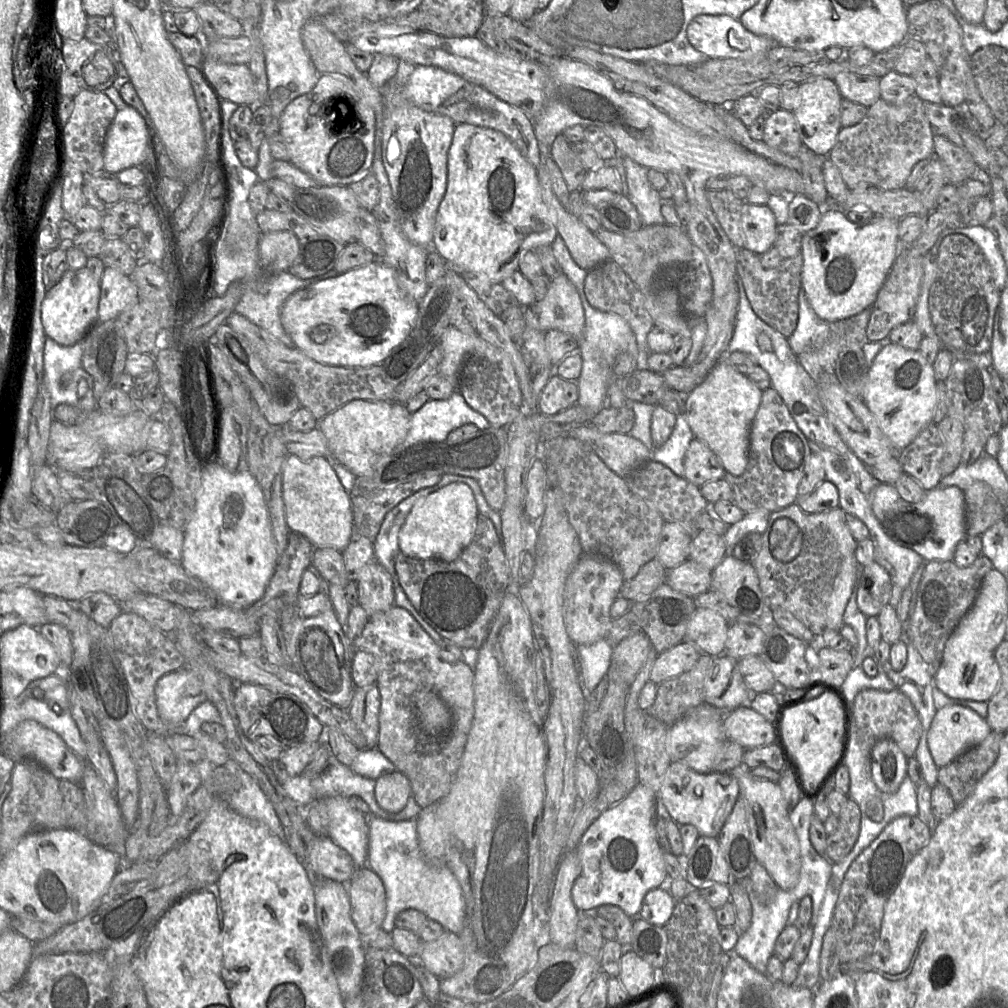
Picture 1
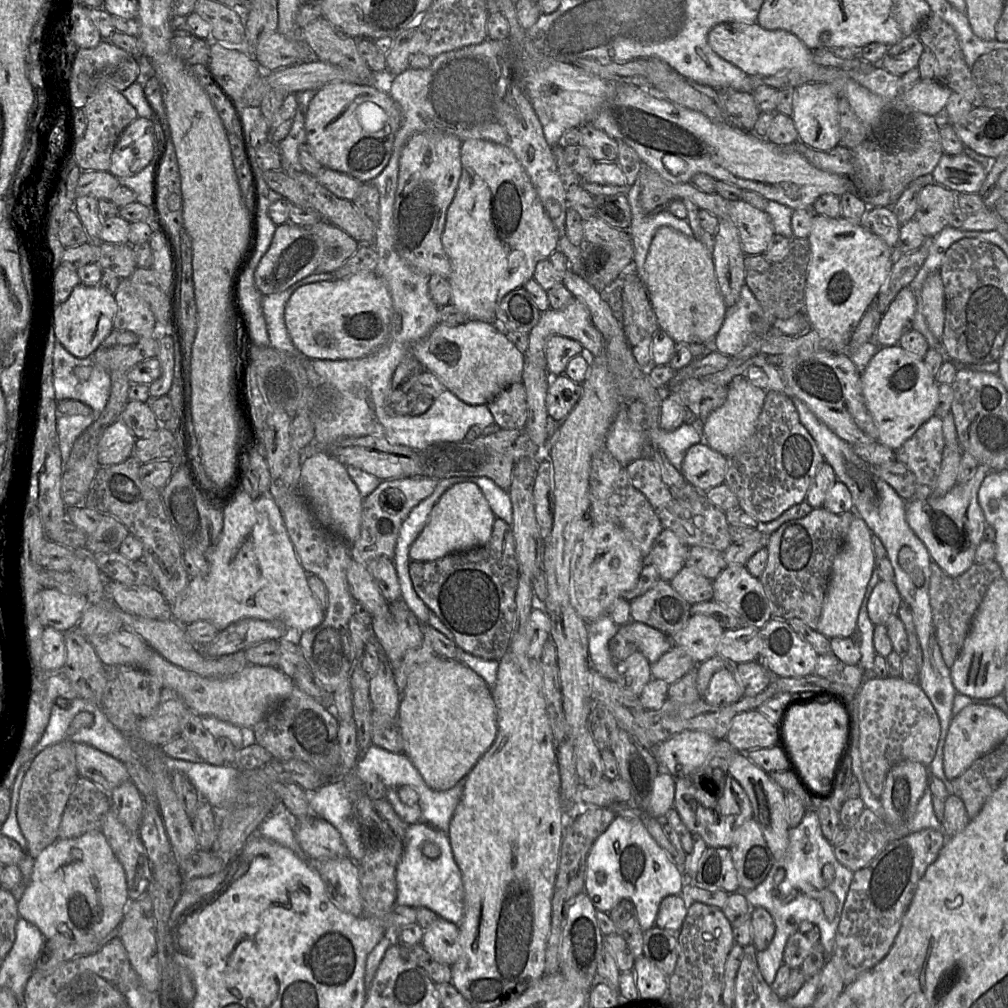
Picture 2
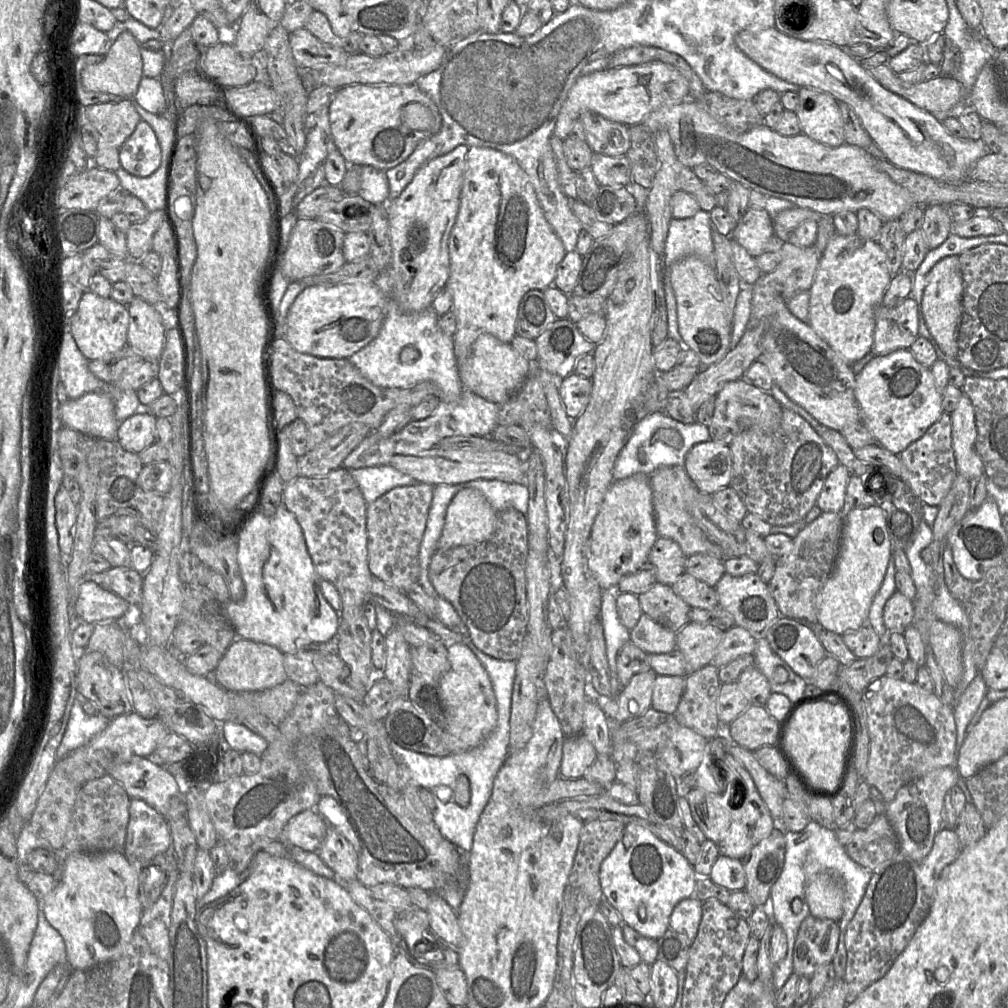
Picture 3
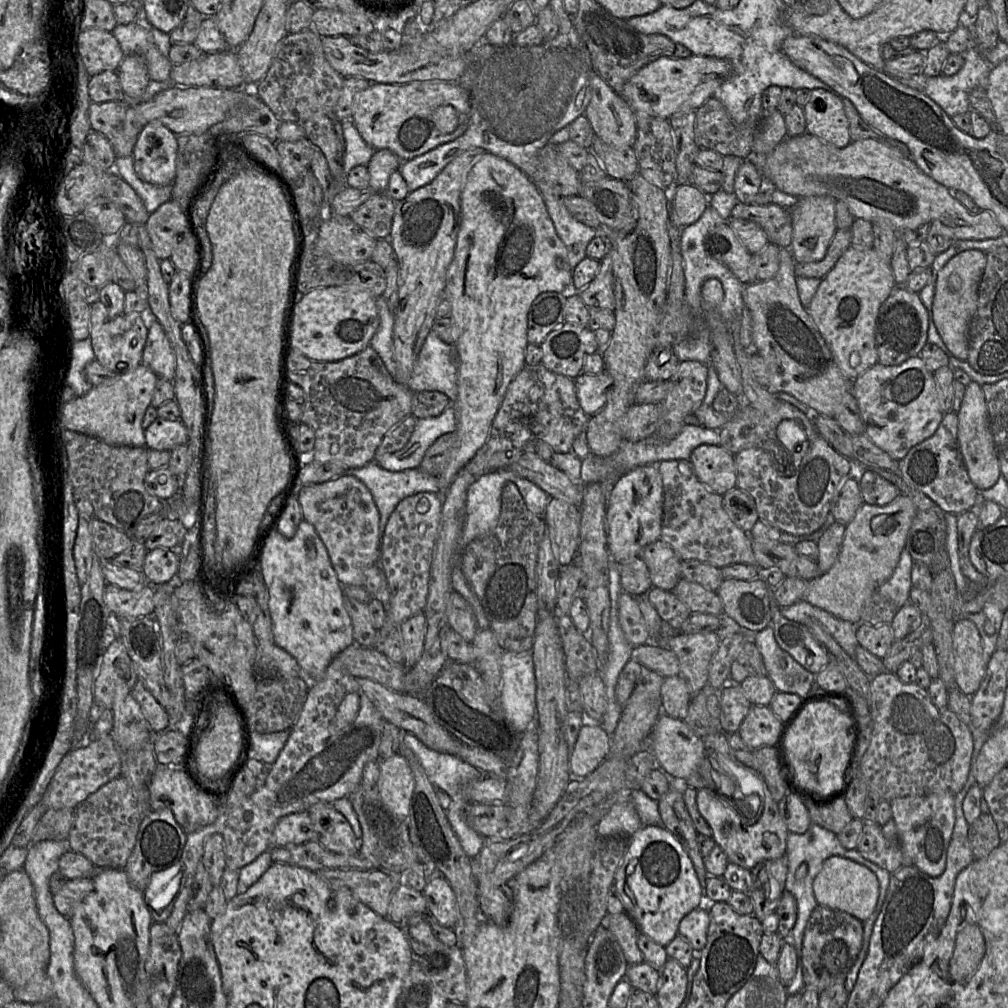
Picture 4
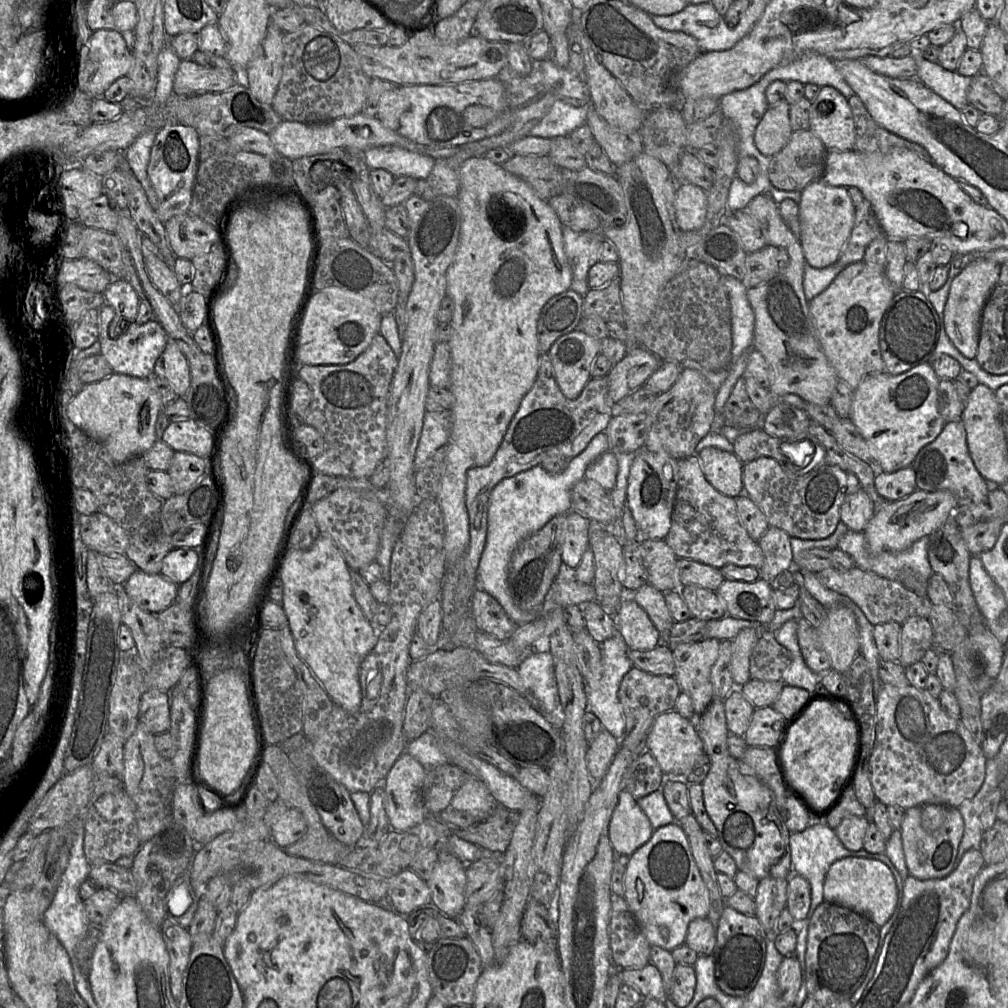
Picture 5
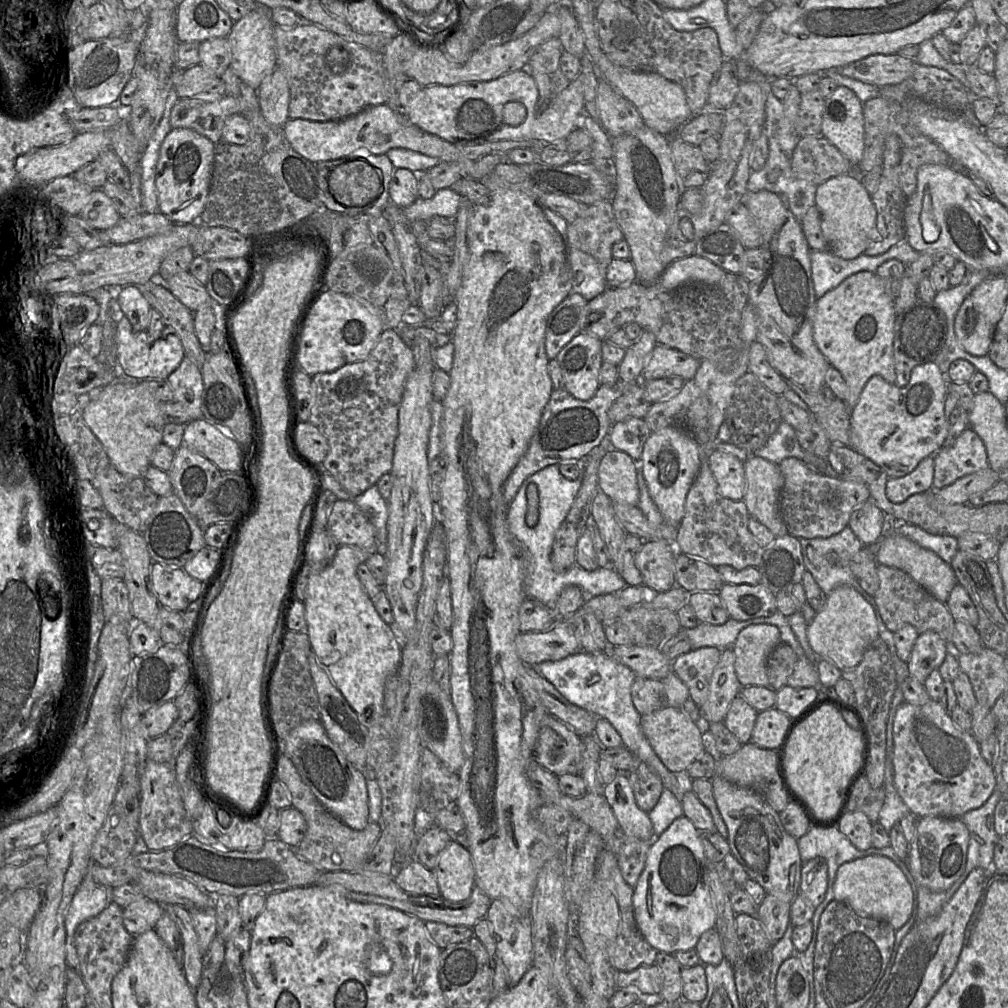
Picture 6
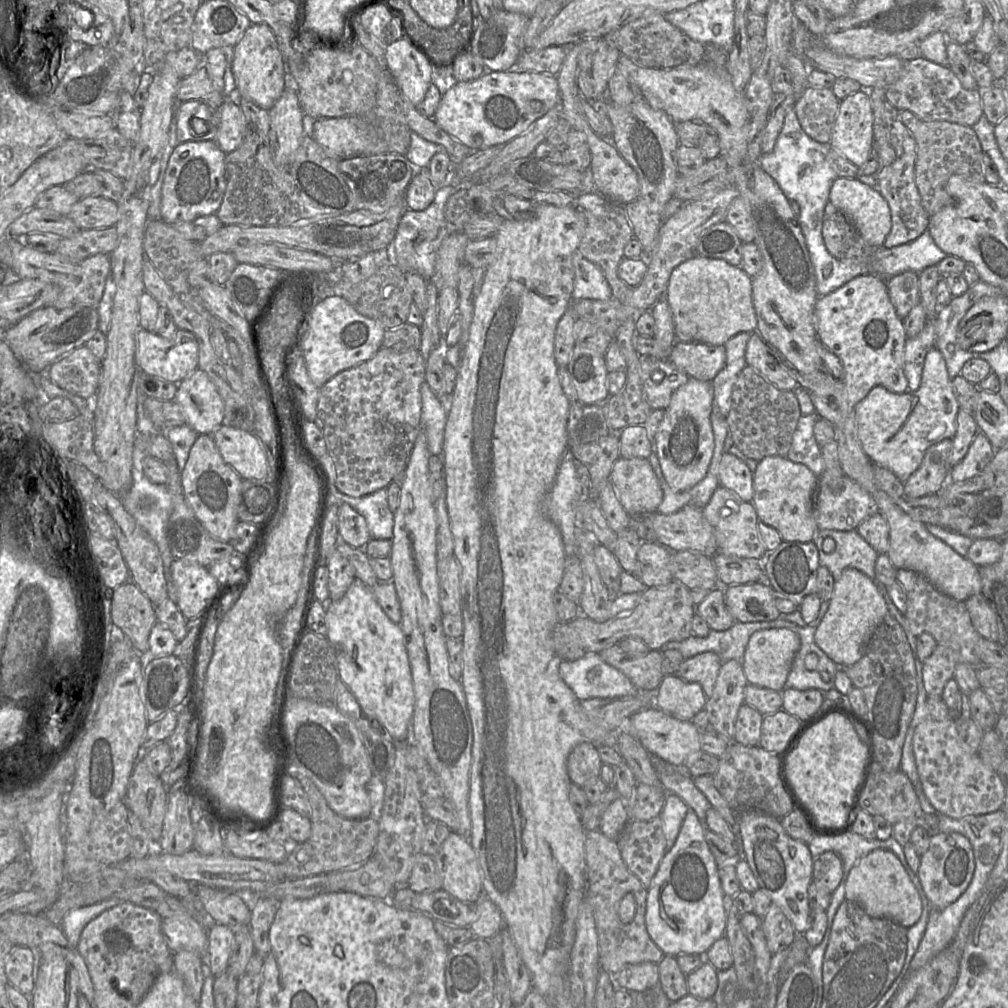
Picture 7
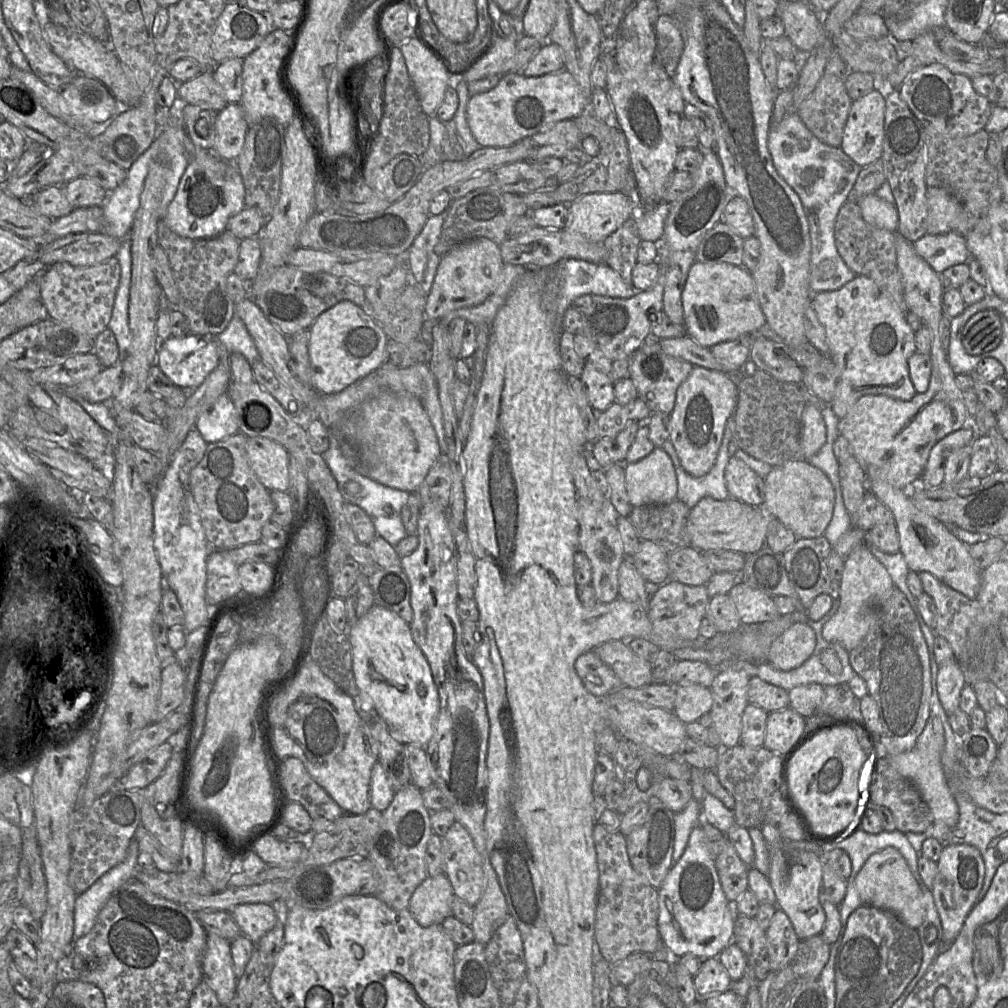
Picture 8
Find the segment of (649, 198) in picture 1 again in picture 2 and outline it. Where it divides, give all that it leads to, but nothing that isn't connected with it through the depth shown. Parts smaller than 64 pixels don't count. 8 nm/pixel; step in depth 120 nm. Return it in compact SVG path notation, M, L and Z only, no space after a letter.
M640 174L635 183L628 186L626 196L631 207L632 221L628 232L633 244L634 271L640 273L653 239L658 228L667 226L687 236L694 237L694 233L686 219L679 219L662 208L653 214L645 214L640 205Z

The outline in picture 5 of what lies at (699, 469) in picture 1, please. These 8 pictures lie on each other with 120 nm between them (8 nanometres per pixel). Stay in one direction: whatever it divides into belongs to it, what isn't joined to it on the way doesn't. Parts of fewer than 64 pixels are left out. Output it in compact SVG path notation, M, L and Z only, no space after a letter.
M706 447L697 456L705 478L719 493L730 498L743 493L744 463L734 453Z

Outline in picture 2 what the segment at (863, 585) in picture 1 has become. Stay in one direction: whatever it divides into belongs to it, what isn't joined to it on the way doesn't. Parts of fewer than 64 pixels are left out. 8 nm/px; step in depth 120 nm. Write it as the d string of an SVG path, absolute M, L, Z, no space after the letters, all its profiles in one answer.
M880 579L867 601L868 616L875 625L886 625L891 618L898 615L903 601L894 581Z

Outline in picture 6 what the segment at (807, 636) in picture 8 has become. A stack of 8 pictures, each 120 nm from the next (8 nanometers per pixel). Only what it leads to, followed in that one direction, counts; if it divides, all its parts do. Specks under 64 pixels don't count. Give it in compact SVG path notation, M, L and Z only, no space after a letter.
M770 624L750 625L739 633L734 645L735 671L742 688L747 686L769 686L767 660L773 649L781 643L779 629Z

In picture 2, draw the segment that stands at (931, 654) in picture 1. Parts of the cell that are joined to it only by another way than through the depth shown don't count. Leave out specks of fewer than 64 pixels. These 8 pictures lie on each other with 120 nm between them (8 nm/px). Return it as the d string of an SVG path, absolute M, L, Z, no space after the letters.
M995 560L982 564L973 564L966 572L959 576L951 576L937 563L931 563L929 597L933 628L937 644L947 666L952 667L961 653L973 618L989 586L1001 576L1003 576L1002 569Z

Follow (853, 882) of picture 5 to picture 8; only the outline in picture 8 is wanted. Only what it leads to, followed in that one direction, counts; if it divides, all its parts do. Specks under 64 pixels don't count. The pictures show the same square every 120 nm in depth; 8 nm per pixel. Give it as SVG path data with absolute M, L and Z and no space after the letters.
M886 847L870 855L857 873L854 883L862 904L890 911L913 929L917 929L924 922L922 891L898 849Z

